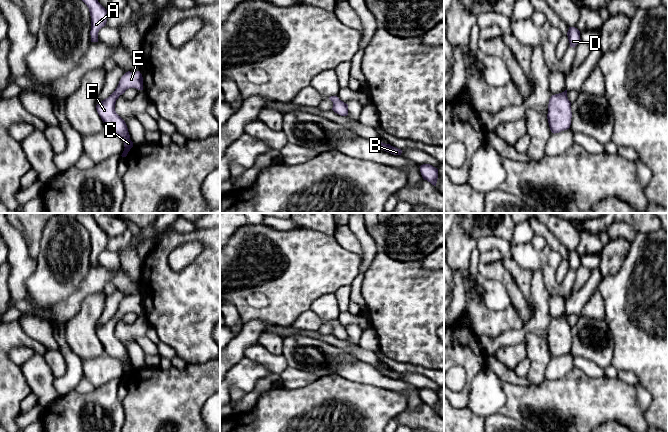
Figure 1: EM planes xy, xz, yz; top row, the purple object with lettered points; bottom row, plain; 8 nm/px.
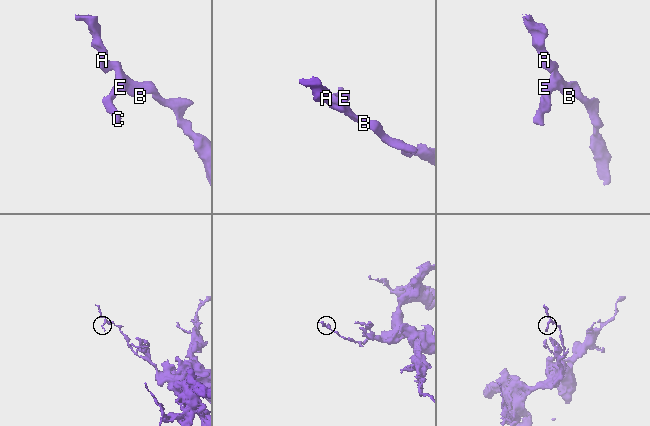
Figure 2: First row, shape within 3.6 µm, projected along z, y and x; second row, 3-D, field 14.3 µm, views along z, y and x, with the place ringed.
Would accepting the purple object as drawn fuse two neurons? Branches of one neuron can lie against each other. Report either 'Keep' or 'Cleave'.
Keep

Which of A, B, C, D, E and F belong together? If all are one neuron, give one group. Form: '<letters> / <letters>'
A B C D E F

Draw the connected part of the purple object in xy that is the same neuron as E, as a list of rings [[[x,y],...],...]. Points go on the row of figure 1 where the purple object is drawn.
[[[140,71],[126,72],[120,79],[115,91],[106,99],[96,105],[96,110],[101,117],[105,130],[117,134],[124,138],[124,151],[122,157],[126,157],[133,142],[130,140],[127,125],[125,121],[116,113],[115,104],[120,95],[129,88],[143,90],[143,77]]]

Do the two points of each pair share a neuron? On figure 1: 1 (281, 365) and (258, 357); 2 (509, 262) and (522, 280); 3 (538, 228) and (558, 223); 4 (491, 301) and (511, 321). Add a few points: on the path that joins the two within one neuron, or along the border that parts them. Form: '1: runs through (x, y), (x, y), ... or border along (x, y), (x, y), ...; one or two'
1: runs through (275, 364), (264, 357); one
2: runs through (512, 266), (521, 276); one
3: border along (543, 223), (562, 244); two
4: border along (482, 301), (491, 310), (504, 310), (510, 306); two

